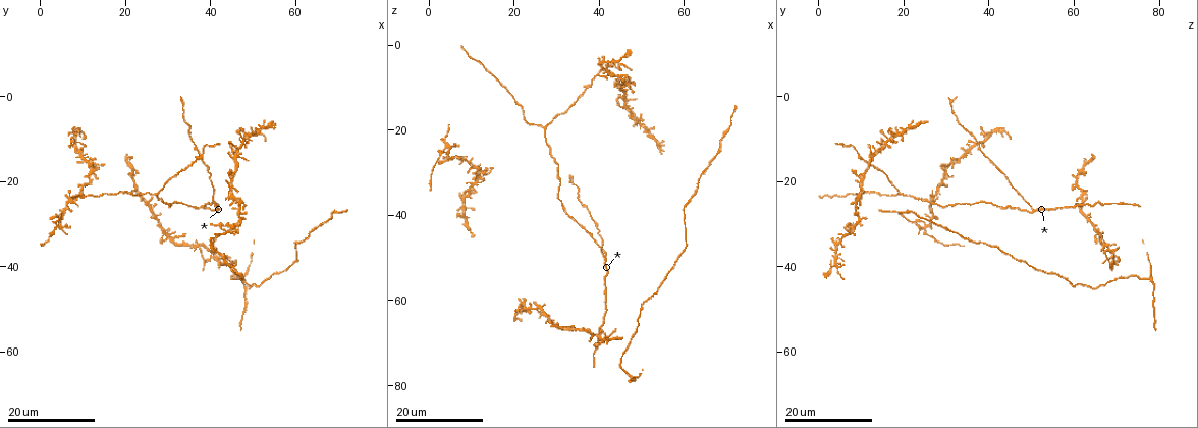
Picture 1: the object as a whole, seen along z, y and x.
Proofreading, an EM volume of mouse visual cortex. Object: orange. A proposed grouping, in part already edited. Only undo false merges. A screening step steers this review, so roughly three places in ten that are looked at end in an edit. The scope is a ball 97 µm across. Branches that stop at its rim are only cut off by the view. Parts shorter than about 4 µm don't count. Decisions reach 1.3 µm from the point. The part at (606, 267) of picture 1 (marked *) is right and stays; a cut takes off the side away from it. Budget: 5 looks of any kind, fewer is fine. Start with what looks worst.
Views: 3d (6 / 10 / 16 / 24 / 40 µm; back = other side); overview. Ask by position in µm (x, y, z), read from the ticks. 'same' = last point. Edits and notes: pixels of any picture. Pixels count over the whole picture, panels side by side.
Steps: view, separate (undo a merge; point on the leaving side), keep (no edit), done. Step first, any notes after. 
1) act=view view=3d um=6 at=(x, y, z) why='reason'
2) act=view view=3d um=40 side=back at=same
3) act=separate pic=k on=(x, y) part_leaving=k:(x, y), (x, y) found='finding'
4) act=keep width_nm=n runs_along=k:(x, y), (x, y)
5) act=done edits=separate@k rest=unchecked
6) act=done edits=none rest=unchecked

act=view view=3d um=16 at=(45.0, 40.0, 4.5) why='four or more arms meet'

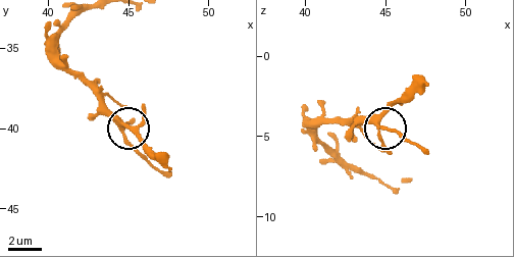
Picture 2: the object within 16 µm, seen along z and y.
act=view view=3d um=6 at=(44.6, 39.8, 4.0)

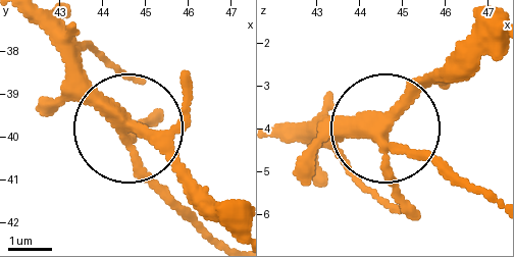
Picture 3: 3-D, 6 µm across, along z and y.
act=keep side_arm_um=5 runs_along=3:(38, 24), (199, 185) found='one neuron here'

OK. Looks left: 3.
act=view view=3d um=16 at=(37.5, 35.0, 67.0) why='thin arm on a thick one'

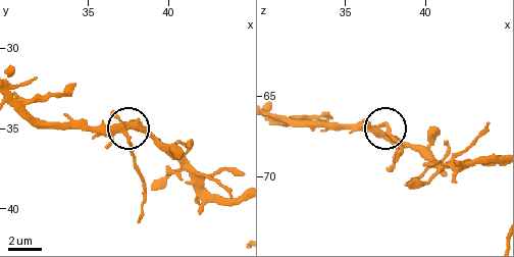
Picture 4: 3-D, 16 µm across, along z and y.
act=view view=3d um=10 at=(37.3, 35.2, 67.0)

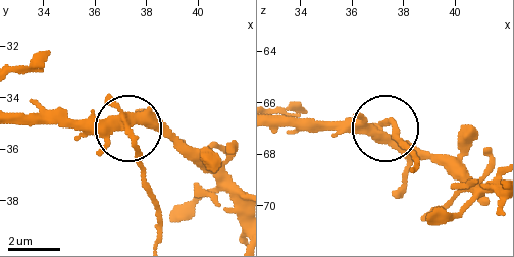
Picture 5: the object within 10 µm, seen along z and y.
act=view view=3d um=10 side=back at=same why='from behind'

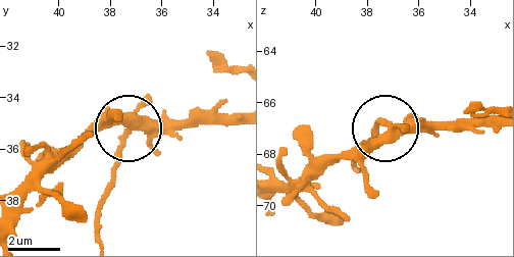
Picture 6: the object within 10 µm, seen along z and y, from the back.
act=separate pic=6 on=(121, 153) side_arm_um=7 found='two neurons meet here'

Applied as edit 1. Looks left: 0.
act=done edits=separate@6 rest=unchecked

